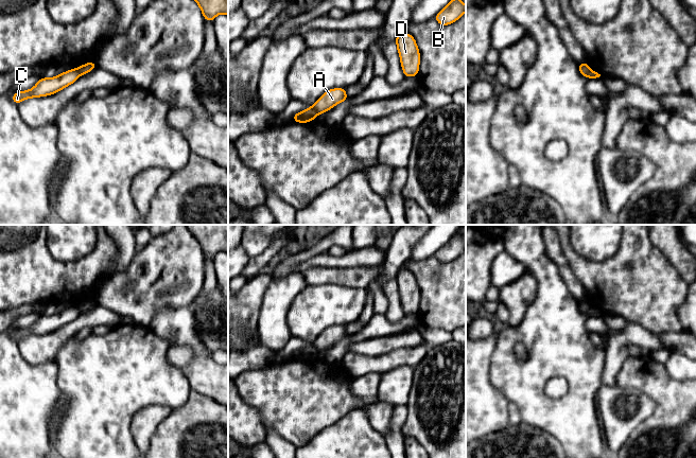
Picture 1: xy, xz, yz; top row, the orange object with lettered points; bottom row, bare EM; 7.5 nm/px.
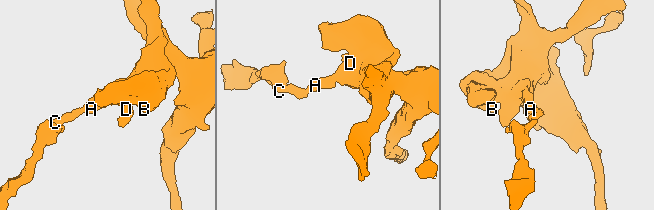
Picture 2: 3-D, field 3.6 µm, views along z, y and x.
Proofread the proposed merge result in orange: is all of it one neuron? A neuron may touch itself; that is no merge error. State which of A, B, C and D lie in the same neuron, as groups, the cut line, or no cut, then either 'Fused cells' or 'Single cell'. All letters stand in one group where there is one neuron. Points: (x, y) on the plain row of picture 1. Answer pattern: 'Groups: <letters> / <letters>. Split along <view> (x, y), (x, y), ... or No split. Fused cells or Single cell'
Groups: A B D / C. Split along xz (312, 344), (317, 351). Fused cells

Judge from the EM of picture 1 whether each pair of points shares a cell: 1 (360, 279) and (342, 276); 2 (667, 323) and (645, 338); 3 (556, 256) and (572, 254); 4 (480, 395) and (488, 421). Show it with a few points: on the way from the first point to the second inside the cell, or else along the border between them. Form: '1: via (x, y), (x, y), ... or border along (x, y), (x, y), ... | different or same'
1: via (355, 277), (346, 277) | same
2: border along (630, 321), (639, 323), (657, 335) | different
3: border along (557, 235), (561, 250), (576, 277) | different
4: via (480, 402), (480, 408), (485, 415) | same

